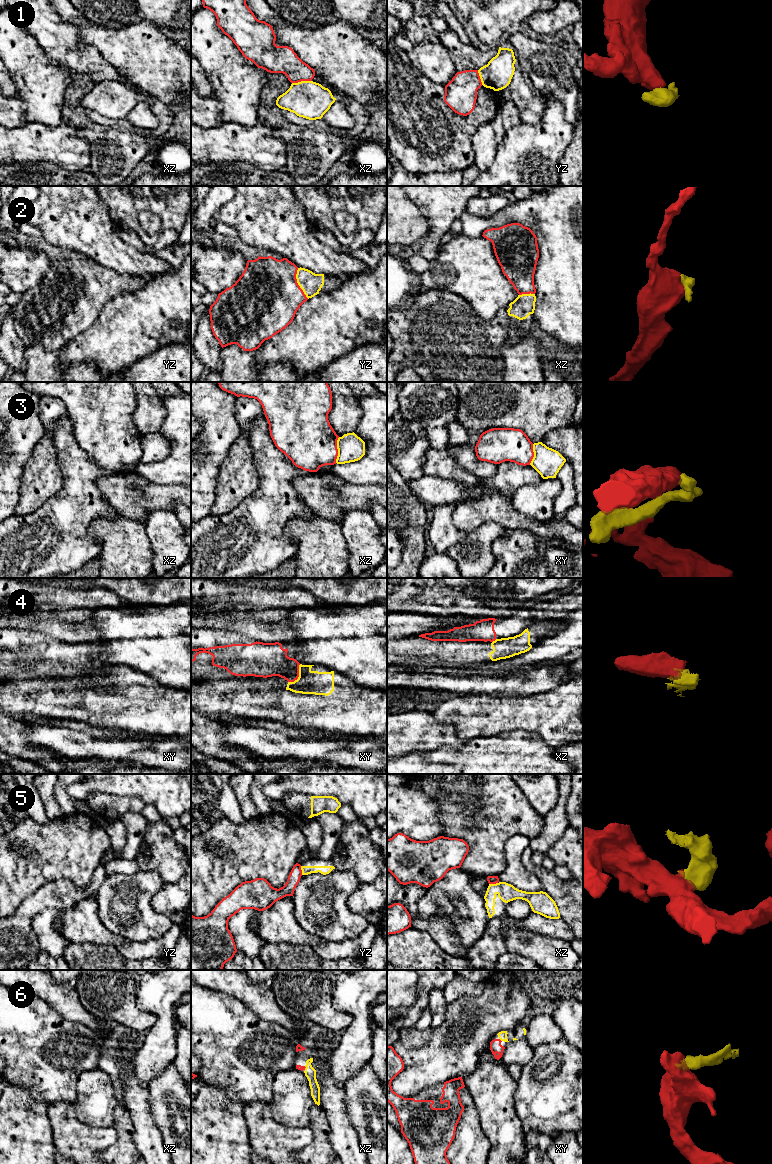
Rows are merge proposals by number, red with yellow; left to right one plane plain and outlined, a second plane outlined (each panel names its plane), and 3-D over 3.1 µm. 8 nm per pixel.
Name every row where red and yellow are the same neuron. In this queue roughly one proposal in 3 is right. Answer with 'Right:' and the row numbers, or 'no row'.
Right: 2, 6

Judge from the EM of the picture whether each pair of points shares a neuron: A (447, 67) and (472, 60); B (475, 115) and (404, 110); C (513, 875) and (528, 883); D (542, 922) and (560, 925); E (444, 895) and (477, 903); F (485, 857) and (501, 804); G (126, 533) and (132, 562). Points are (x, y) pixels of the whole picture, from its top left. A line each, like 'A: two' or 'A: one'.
A: two
B: one
C: one
D: one
E: one
F: one
G: one

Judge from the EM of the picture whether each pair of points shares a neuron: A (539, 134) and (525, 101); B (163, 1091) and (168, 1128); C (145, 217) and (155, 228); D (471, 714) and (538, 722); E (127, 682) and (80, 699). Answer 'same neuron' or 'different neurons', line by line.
A: different neurons
B: same neuron
C: same neuron
D: same neuron
E: same neuron

